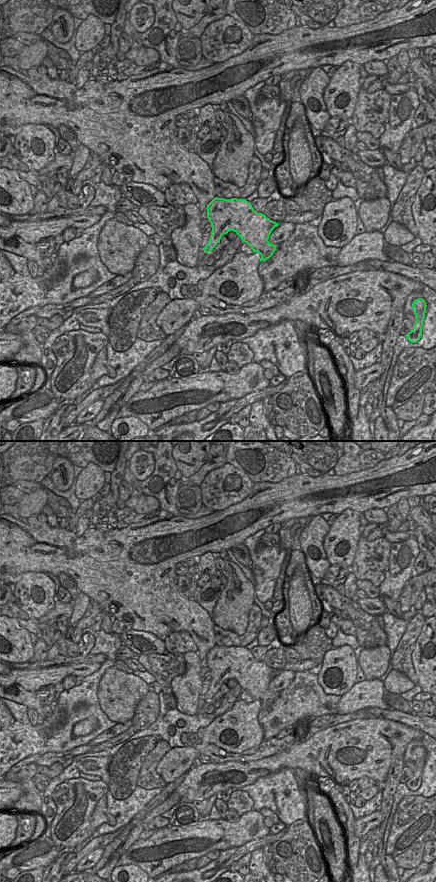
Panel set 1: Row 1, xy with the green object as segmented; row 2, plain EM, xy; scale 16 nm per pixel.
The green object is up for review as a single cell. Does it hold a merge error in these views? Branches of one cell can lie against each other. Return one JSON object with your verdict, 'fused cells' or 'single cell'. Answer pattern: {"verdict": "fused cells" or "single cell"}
{"verdict": "single cell"}

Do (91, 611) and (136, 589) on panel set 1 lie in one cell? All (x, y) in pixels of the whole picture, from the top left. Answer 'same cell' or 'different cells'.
different cells

